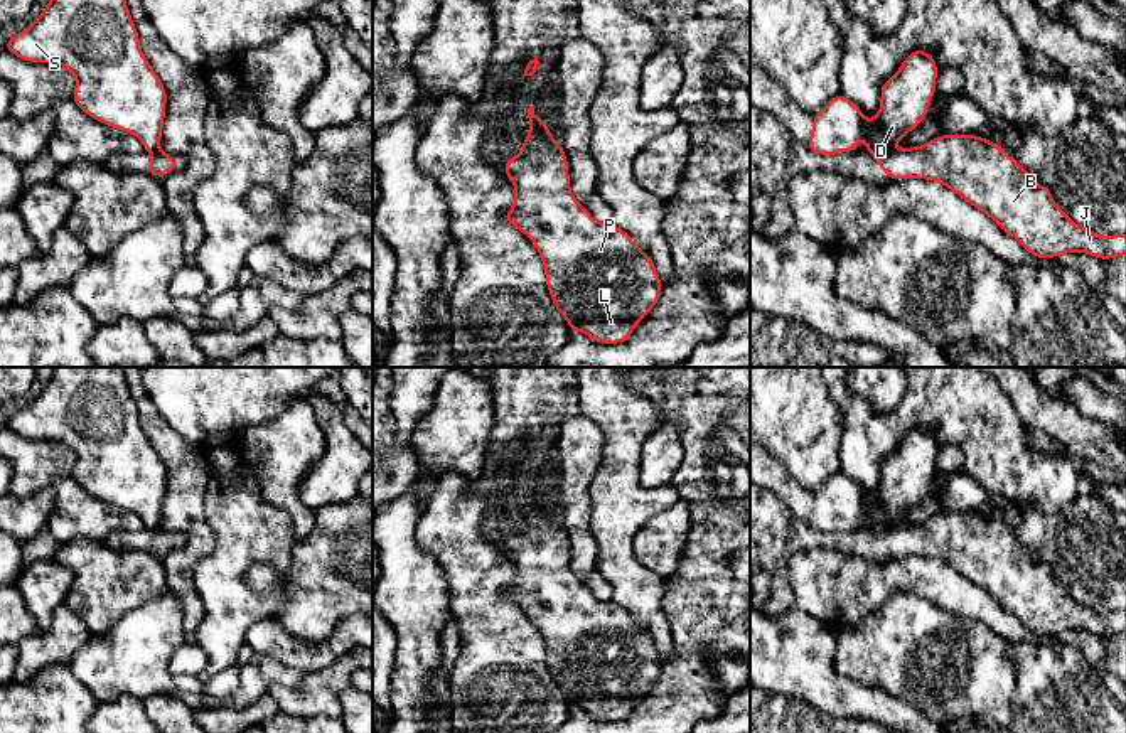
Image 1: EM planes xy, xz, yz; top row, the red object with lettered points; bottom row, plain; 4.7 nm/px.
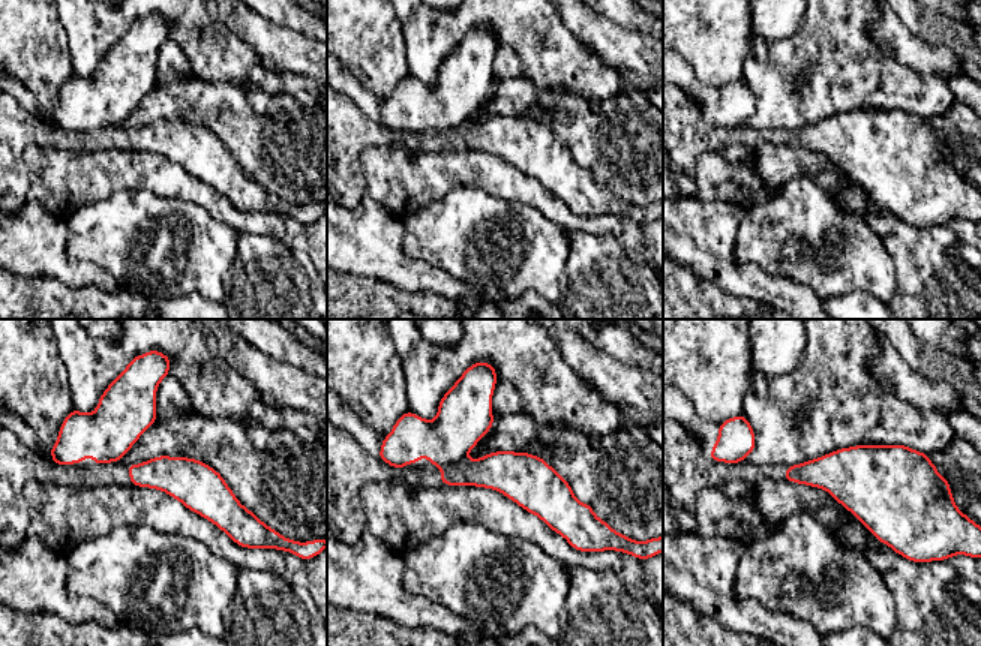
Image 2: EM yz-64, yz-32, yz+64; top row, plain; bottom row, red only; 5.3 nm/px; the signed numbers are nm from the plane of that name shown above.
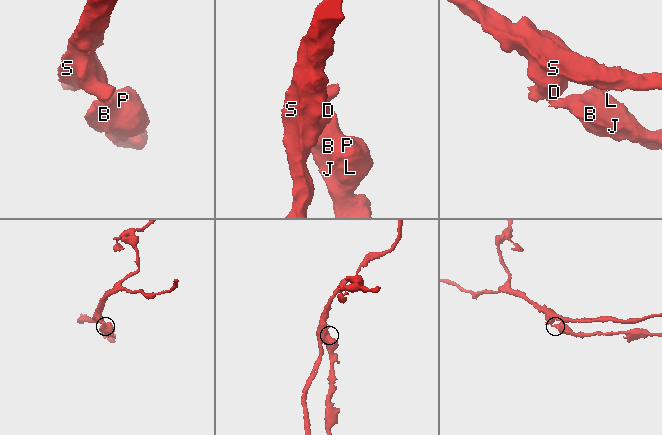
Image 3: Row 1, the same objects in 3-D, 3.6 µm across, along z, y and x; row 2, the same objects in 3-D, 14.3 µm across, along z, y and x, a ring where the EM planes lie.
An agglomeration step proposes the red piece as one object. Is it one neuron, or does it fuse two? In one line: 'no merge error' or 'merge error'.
merge error

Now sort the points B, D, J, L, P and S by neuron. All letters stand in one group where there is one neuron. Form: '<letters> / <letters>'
B J L P / D S

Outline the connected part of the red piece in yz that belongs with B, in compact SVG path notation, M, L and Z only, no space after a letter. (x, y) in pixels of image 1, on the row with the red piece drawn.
M939 135L922 147L875 153L873 160L890 180L915 177L941 182L962 201L991 217L1032 256L1047 259L1065 253L1087 253L1099 259L1113 259L1126 254L1124 233L1102 238L1091 229L1077 226L1054 202L1047 185L1038 185L1027 169L1010 153L1000 150L996 142L984 140L979 135Z

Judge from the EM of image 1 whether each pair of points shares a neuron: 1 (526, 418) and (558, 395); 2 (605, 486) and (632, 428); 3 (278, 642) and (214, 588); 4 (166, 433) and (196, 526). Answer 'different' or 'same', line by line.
1: same
2: same
3: different
4: same

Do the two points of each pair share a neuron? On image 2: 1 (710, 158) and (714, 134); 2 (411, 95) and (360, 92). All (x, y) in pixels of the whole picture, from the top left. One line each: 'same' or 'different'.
1: different
2: same

